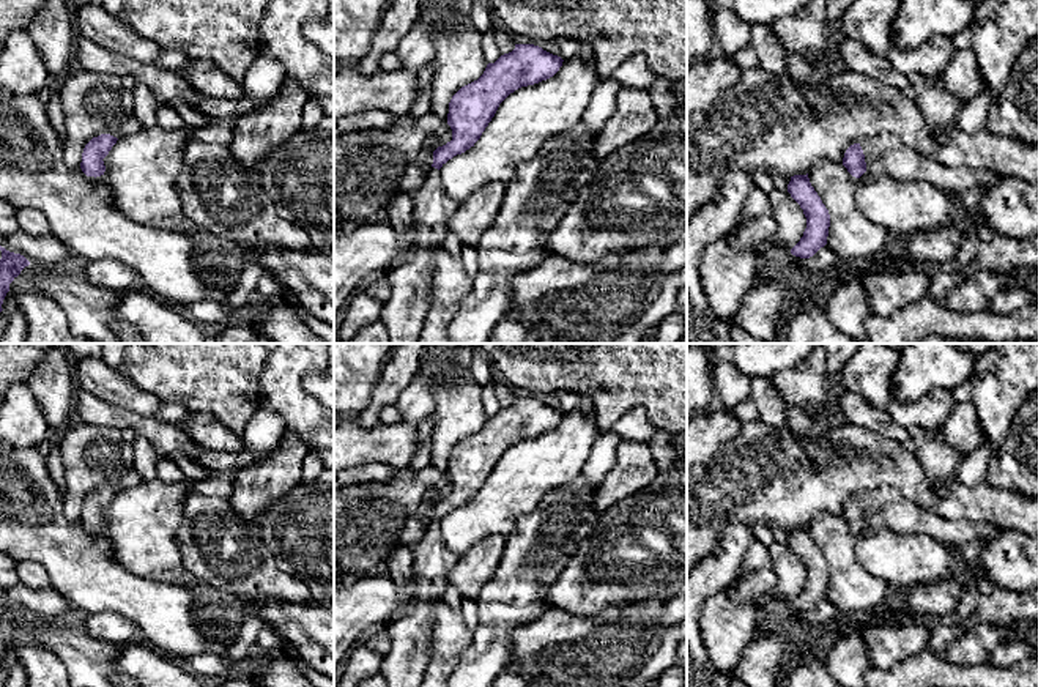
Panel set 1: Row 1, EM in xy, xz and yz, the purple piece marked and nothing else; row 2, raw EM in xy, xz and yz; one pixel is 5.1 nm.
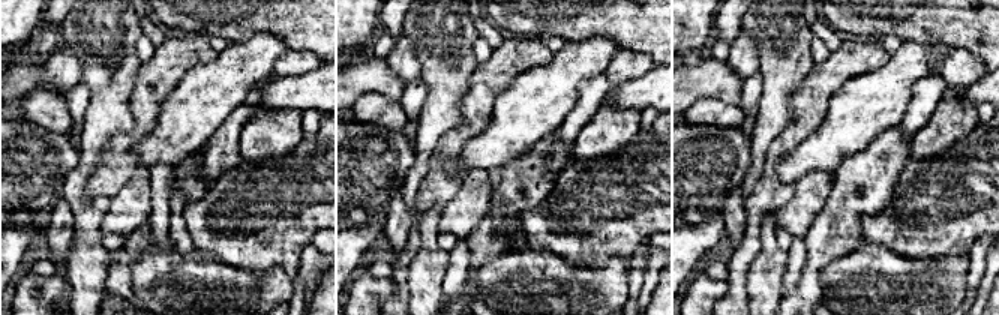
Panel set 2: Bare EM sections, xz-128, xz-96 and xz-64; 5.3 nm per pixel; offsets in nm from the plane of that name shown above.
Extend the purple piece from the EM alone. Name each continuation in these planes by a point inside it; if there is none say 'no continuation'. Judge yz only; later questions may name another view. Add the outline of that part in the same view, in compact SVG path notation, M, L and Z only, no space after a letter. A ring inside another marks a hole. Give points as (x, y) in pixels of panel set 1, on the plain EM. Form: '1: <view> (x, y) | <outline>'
1: yz (884, 506) | M892 485L865 492L860 499L868 526L888 526L899 533L928 536L948 544L951 548L972 540L984 545L1002 531L991 523L943 518L937 512L915 504Z

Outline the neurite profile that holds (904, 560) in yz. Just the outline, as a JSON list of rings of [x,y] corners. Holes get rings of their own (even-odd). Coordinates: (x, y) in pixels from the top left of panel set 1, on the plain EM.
[[[865,525],[857,539],[858,564],[887,585],[907,589],[951,577],[953,551],[948,544],[932,537],[888,526]]]

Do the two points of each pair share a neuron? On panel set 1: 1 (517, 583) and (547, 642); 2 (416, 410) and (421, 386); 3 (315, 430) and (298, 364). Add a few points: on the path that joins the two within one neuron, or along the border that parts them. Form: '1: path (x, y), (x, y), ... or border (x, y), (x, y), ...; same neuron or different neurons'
1: border (550, 607), (512, 632), (512, 648); different neurons
2: path (416, 404), (419, 393); same neuron
3: path (304, 415), (295, 405), (295, 380); same neuron

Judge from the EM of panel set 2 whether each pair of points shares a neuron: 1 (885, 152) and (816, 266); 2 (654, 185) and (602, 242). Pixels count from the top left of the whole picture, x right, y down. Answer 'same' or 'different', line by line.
1: same
2: same

